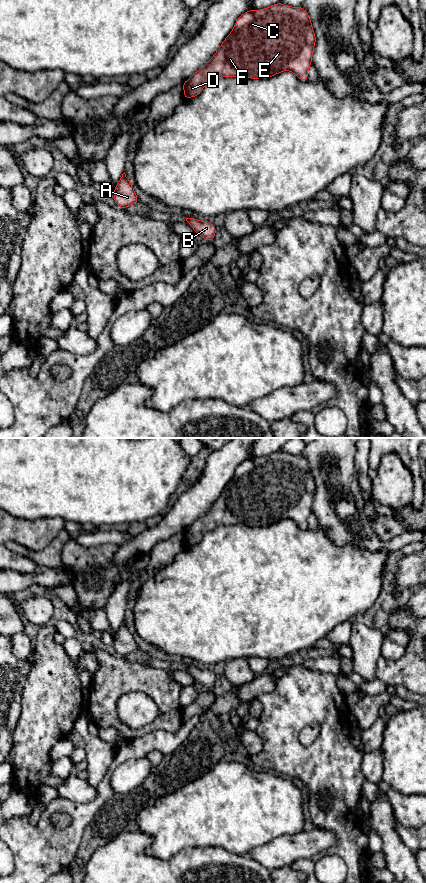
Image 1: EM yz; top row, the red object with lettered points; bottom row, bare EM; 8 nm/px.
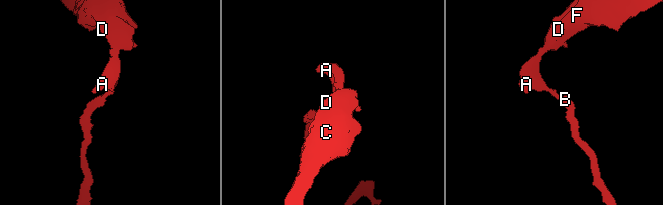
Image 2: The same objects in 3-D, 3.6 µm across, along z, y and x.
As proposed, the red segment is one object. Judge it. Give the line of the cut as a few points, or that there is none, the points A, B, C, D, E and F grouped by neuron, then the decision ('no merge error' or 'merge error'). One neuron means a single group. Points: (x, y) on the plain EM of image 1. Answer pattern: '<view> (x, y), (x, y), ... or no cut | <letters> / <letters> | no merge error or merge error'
yz (192, 666), (189, 671) | A C D E F / B | merge error

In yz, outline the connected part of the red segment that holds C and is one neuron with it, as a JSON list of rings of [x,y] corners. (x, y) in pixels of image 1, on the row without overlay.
[[[276,451],[258,459],[248,458],[234,473],[214,504],[182,534],[184,547],[198,544],[207,531],[221,525],[270,526],[282,519],[293,520],[299,528],[308,529],[308,517],[316,484],[308,460],[300,455]]]

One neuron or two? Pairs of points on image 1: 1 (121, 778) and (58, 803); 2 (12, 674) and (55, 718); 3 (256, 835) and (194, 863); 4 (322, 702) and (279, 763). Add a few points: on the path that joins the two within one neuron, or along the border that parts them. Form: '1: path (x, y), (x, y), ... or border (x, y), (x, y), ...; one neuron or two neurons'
1: border (123, 763), (111, 776), (110, 787), (113, 792); two neurons
2: border (32, 664), (23, 687), (22, 706), (20, 709); two neurons
3: border (202, 845), (222, 847), (237, 854), (248, 854); two neurons
4: path (306, 714), (281, 739), (281, 747); one neuron

